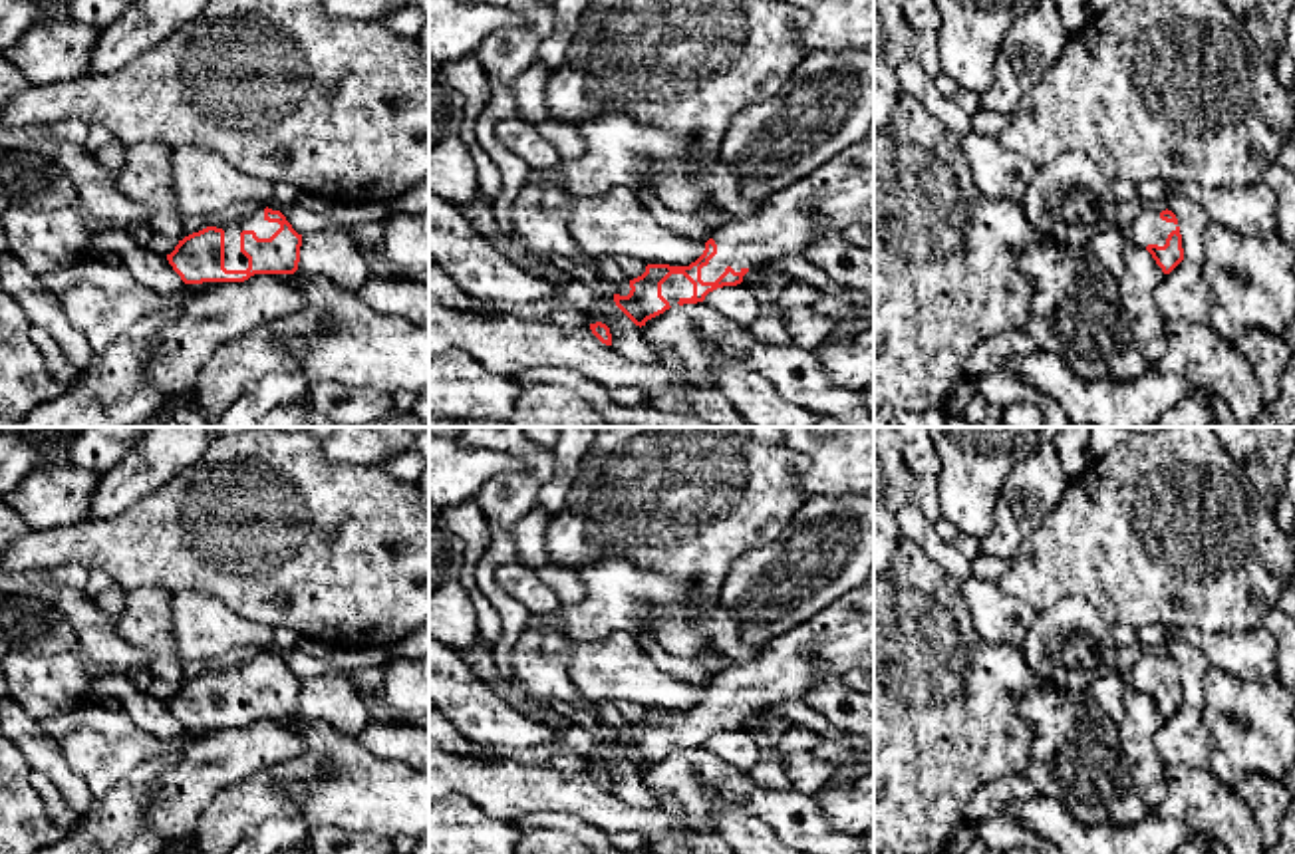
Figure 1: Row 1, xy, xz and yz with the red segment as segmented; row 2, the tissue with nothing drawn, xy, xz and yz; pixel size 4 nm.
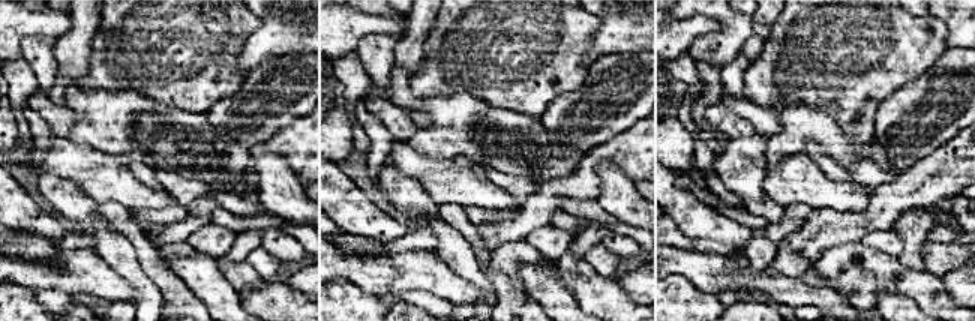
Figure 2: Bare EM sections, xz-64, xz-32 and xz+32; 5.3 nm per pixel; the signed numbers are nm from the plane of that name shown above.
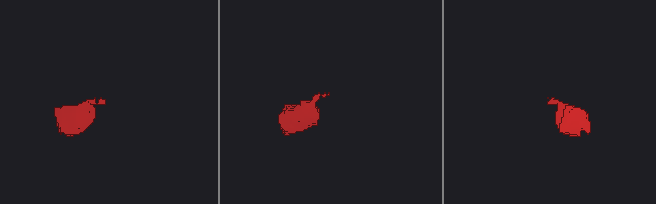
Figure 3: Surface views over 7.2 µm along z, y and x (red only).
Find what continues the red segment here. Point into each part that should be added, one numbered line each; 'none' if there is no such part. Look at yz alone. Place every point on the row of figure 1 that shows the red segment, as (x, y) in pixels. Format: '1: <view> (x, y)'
1: yz (1147, 229)

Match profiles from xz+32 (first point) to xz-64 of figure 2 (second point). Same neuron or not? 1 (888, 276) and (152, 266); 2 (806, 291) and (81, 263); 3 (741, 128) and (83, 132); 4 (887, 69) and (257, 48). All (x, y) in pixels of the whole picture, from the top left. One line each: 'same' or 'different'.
1: different
2: same
3: different
4: different

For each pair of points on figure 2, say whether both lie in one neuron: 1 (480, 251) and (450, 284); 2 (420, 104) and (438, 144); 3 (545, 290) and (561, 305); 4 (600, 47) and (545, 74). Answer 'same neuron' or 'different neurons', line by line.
1: different neurons
2: same neuron
3: same neuron
4: different neurons

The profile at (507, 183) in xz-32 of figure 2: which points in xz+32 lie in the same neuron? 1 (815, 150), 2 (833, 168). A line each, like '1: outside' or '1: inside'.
1: inside
2: inside

